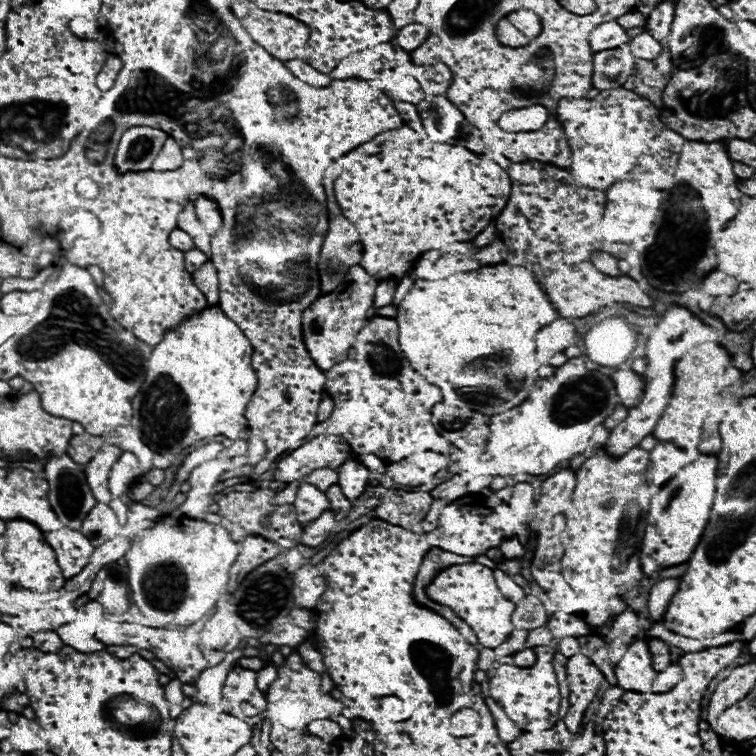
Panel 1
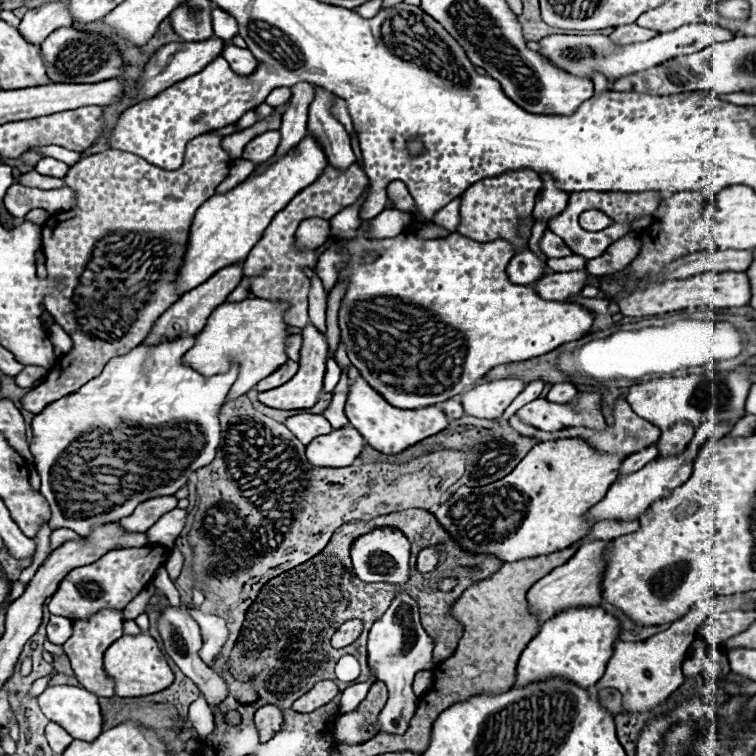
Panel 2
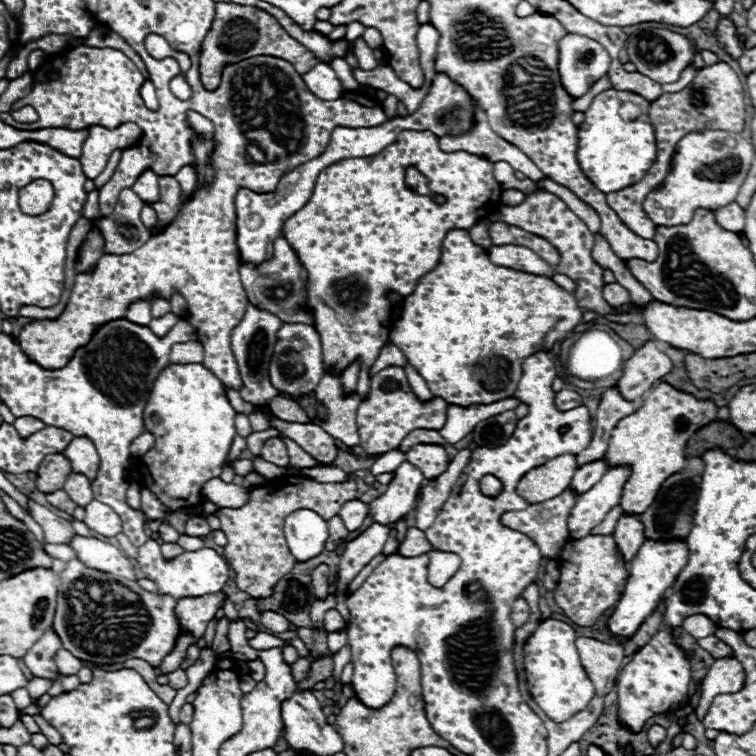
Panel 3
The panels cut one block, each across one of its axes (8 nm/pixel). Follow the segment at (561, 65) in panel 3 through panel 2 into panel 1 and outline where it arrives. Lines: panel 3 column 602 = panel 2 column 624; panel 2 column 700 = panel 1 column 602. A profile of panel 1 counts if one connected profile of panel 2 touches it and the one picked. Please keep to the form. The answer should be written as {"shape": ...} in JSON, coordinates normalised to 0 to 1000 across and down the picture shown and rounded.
{"shape":[[[815,26],[799,29],[780,42],[783,69],[796,69],[802,63],[815,63],[815,61],[828,58],[828,56],[831,56],[831,45]]]}

